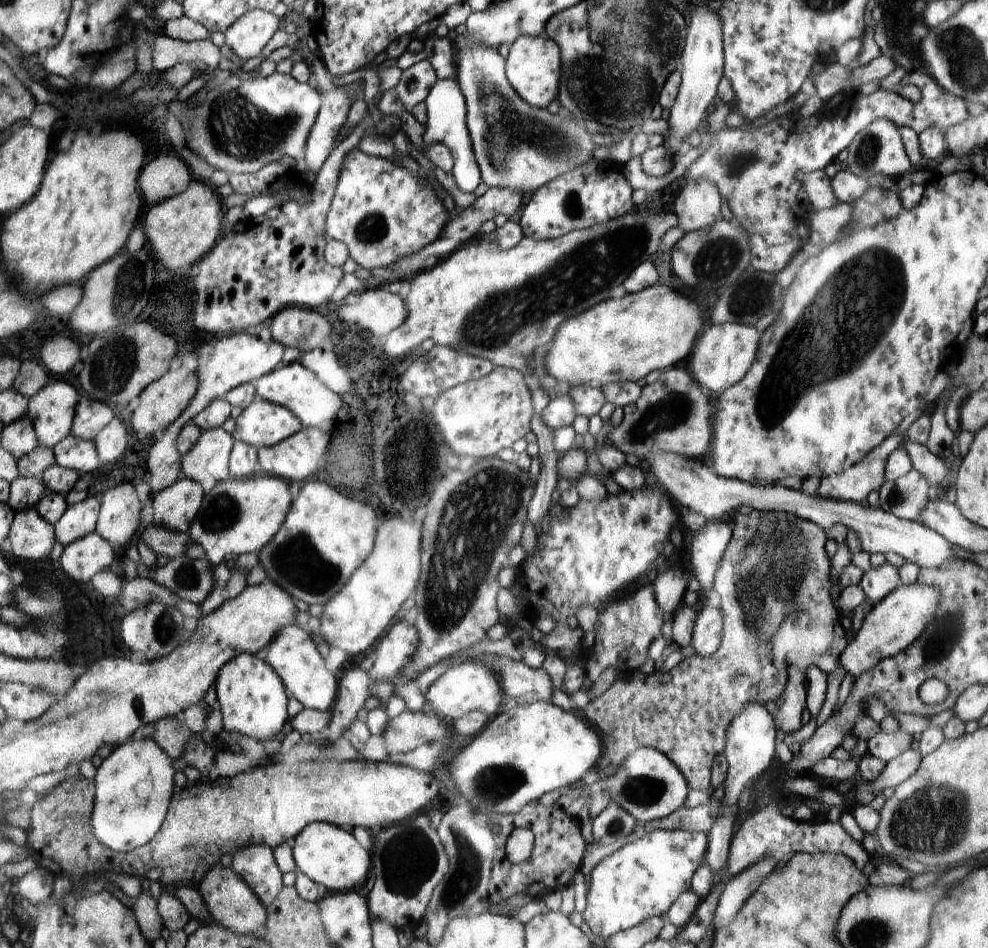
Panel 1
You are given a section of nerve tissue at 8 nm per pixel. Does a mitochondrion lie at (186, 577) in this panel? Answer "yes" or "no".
yes

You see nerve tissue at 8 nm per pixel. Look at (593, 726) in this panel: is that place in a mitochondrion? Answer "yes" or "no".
no

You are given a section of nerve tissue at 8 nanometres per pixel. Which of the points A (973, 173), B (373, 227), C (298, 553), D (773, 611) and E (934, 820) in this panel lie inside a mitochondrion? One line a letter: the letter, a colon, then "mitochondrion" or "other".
A: other
B: mitochondrion
C: mitochondrion
D: mitochondrion
E: mitochondrion

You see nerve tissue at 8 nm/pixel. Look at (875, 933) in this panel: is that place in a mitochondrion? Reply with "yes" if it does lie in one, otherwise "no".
yes

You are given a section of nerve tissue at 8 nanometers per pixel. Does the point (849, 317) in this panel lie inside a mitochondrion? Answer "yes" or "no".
yes

